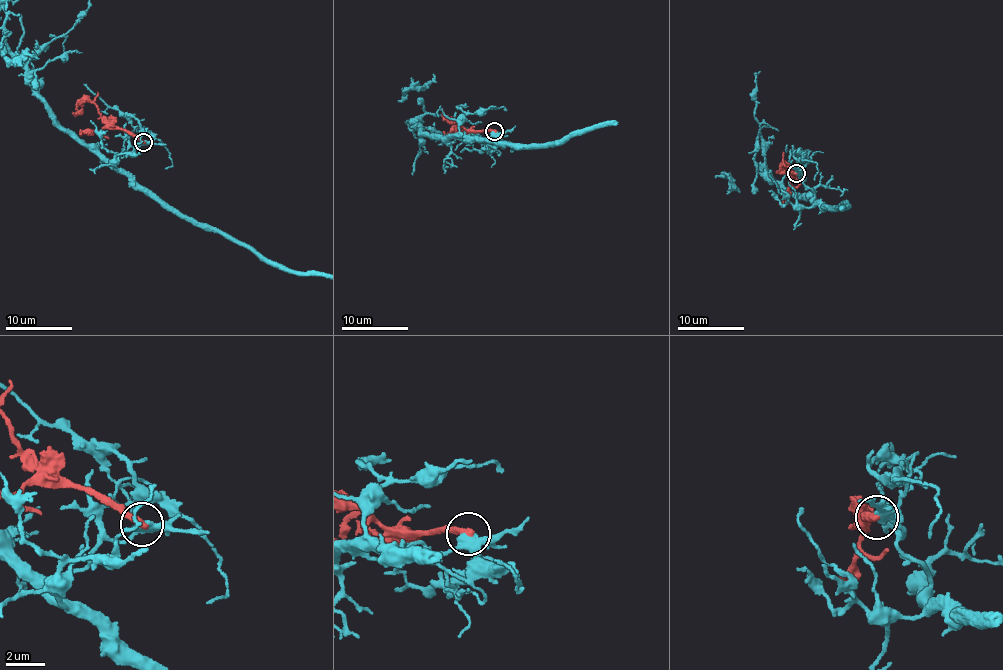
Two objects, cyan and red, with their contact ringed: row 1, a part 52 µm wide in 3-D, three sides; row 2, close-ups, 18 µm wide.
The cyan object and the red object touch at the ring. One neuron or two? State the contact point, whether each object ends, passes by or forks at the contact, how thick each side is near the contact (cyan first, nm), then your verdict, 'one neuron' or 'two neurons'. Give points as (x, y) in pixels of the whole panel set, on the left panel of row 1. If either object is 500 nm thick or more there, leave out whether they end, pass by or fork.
place (143, 142); cyan passes by; red ends; calibres 480 and 400 nm; two neurons

